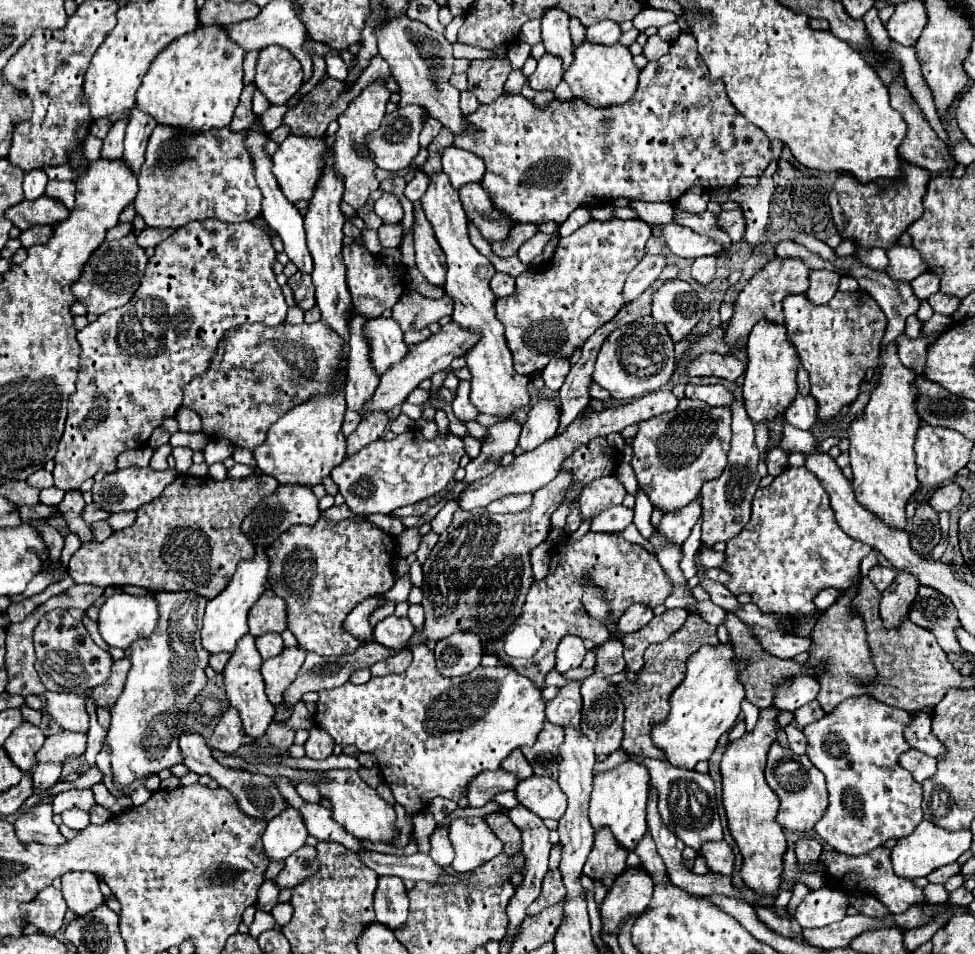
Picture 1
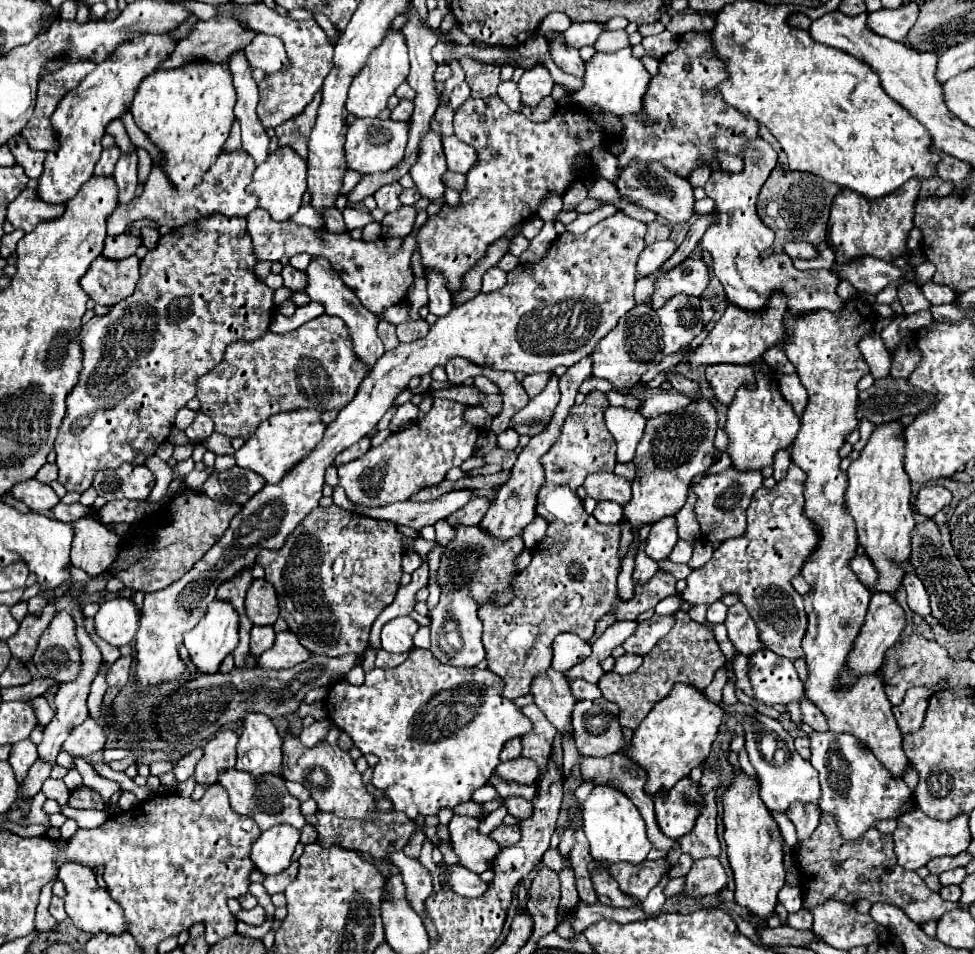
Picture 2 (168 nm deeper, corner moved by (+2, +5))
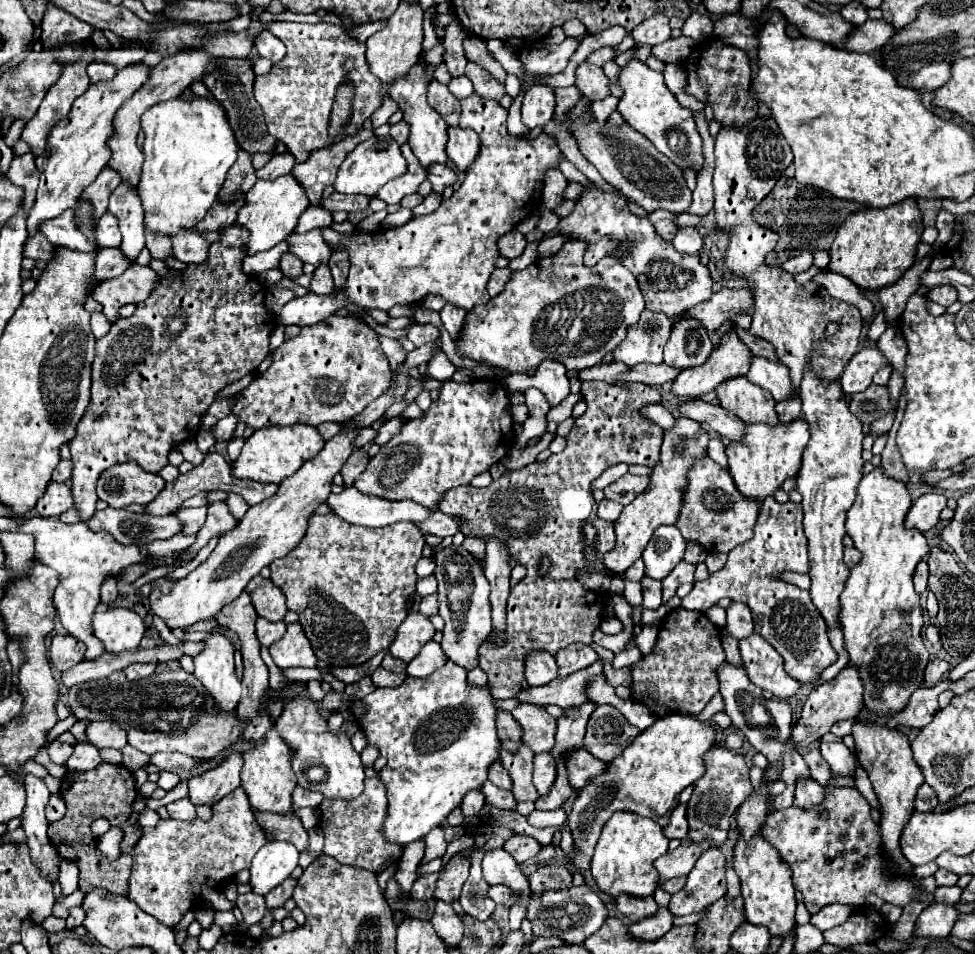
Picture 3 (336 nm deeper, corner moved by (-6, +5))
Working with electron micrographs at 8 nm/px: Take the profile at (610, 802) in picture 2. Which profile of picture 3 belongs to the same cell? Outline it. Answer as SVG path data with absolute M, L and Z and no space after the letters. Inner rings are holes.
M618 811L614 813L602 829L600 841L592 857L592 877L602 893L608 893L616 899L620 893L632 897L650 897L658 889L658 873L654 861L668 851L668 837L662 835L662 829L656 821L640 817L636 813Z

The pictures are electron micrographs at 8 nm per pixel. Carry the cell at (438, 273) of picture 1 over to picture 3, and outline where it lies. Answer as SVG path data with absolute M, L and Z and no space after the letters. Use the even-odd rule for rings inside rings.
M446 305L442 311L440 311L440 317L442 317L442 323L444 323L444 329L450 333L452 341L456 343L460 339L460 333L462 333L462 327L464 327L464 321L466 321L466 311L464 309L458 309L454 305Z

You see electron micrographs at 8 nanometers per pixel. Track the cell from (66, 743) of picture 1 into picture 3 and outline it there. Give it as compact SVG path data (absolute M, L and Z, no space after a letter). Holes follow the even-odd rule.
M108 721L90 723L86 729L86 735L88 735L88 741L92 745L96 745L98 749L104 749L104 747L122 749L128 743L124 729L120 729L120 725L112 725Z

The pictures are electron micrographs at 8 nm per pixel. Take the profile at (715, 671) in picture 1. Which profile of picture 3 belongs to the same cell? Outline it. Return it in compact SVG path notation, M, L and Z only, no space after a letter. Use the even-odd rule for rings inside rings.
M686 715L662 717L640 733L620 757L608 763L608 773L602 773L596 777L596 781L592 781L592 785L586 785L578 791L568 815L568 831L572 833L576 849L570 857L566 857L568 865L572 865L574 871L590 869L600 831L608 817L612 817L616 811L630 811L638 813L640 817L650 817L664 829L672 809L678 805L680 793L702 777L702 755L714 747L714 735L716 731L710 725Z

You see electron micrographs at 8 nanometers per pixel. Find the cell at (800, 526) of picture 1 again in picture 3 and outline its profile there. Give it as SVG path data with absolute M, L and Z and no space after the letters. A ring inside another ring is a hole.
M768 497L754 527L754 537L728 553L726 565L712 573L706 581L694 583L694 589L682 599L682 607L690 611L708 611L722 597L742 601L750 607L754 619L754 631L760 633L784 659L784 671L802 683L812 683L820 673L838 659L838 653L830 645L826 635L826 621L812 605L810 593L796 585L774 579L782 571L808 571L808 543L802 529L802 505L800 503L776 503Z

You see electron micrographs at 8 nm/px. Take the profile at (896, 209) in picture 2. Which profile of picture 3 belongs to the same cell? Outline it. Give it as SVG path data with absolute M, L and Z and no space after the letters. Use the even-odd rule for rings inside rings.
M916 199L902 201L900 205L890 205L888 209L864 209L858 213L852 213L846 217L846 221L840 225L836 239L830 247L830 265L828 269L834 273L840 273L848 277L854 285L858 285L862 291L880 291L892 283L896 283L916 261L916 245L920 243L924 225L922 215L916 205Z

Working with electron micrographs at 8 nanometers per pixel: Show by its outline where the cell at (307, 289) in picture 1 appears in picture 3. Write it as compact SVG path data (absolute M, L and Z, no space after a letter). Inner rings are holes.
M284 253L284 257L280 257L280 271L286 275L286 277L298 277L302 275L302 261L292 255L292 253Z

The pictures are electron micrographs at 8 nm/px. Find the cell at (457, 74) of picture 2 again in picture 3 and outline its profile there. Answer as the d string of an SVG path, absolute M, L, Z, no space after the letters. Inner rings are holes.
M454 19L445 29L446 34L443 38L444 45L444 63L450 71L452 77L464 75L464 67L468 63L464 55L463 40L468 36L468 31Z

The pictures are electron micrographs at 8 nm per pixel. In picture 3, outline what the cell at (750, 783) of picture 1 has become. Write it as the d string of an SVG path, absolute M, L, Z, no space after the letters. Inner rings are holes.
M758 833L748 843L738 839L734 847L734 869L742 883L742 897L746 907L746 921L752 925L764 925L772 937L792 937L796 927L796 897L792 885L792 873L784 861L780 861L776 849L764 841Z

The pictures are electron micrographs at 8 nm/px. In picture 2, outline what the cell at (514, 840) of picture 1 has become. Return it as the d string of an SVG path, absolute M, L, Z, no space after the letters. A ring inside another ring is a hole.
M516 823L514 825L500 825L490 833L490 837L494 841L498 841L500 847L510 847L510 845L520 841L520 829Z

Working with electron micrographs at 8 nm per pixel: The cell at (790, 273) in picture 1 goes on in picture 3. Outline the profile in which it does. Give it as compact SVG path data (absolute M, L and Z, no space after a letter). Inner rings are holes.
M734 329L728 331L728 335L722 337L722 343L718 347L714 347L708 363L694 367L694 369L686 369L680 371L680 375L676 377L676 381L672 383L672 395L678 397L680 401L688 401L688 399L702 399L706 393L714 391L716 385L720 385L722 381L728 381L732 377L742 377L748 373L750 367L750 359L752 353L750 349L740 341L740 337L734 333Z

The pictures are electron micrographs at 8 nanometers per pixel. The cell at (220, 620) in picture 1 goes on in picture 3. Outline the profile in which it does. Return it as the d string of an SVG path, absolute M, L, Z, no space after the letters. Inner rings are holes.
M224 635L204 639L204 653L194 657L194 675L212 695L214 705L230 713L240 701L240 679L234 673L234 645Z

